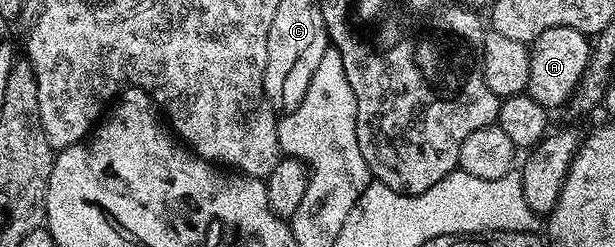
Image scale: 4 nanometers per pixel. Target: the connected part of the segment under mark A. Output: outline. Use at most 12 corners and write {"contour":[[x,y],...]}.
{"contour":[[552,26],[529,45],[528,95],[561,109],[588,66],[592,40]]}

